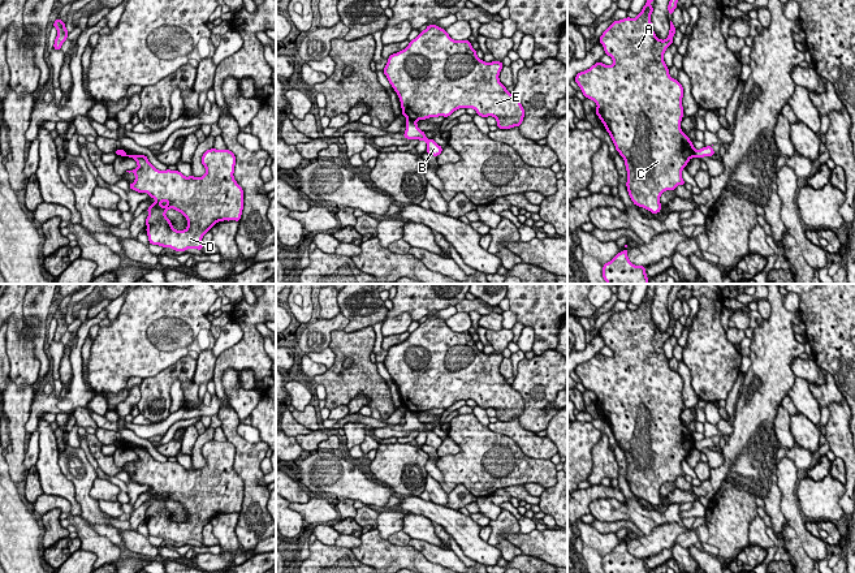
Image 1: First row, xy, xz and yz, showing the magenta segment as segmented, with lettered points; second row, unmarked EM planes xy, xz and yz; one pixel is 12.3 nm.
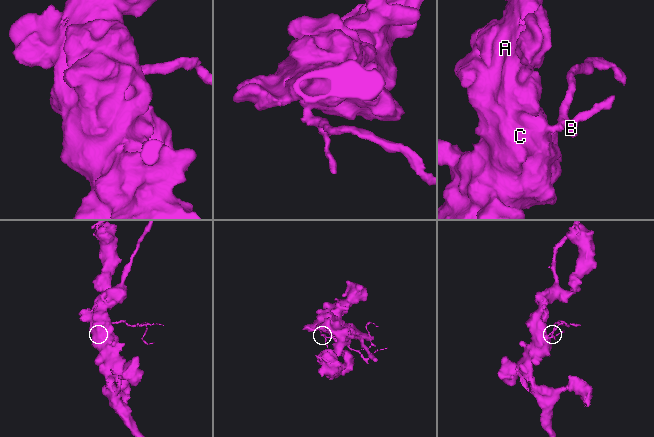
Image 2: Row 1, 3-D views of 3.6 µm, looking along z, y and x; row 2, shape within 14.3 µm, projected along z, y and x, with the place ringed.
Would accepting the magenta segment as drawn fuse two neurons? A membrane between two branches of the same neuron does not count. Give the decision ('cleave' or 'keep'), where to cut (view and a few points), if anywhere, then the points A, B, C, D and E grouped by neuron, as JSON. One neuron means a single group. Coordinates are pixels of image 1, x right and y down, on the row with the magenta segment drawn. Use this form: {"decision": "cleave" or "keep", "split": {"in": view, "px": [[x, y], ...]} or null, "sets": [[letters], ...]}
{"decision": "cleave", "split": {"in": "xz", "px": [[407, 119], [415, 121]]}, "sets": [["A", "C", "D", "E"], ["B"]]}

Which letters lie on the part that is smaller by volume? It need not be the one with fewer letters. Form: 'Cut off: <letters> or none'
Cut off: B

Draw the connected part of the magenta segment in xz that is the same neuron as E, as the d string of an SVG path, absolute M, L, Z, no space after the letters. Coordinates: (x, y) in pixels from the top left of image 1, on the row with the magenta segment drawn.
M428 25L405 49L388 57L383 72L398 94L401 115L410 121L448 117L459 108L474 108L482 117L493 116L498 129L518 128L523 121L524 109L500 82L502 66L497 60L480 60L468 39L454 40L444 29Z

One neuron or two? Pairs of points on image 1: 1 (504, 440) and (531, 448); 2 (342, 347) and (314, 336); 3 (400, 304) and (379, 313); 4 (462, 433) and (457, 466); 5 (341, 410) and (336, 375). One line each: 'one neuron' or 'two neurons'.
1: two neurons
2: two neurons
3: two neurons
4: one neuron
5: two neurons

